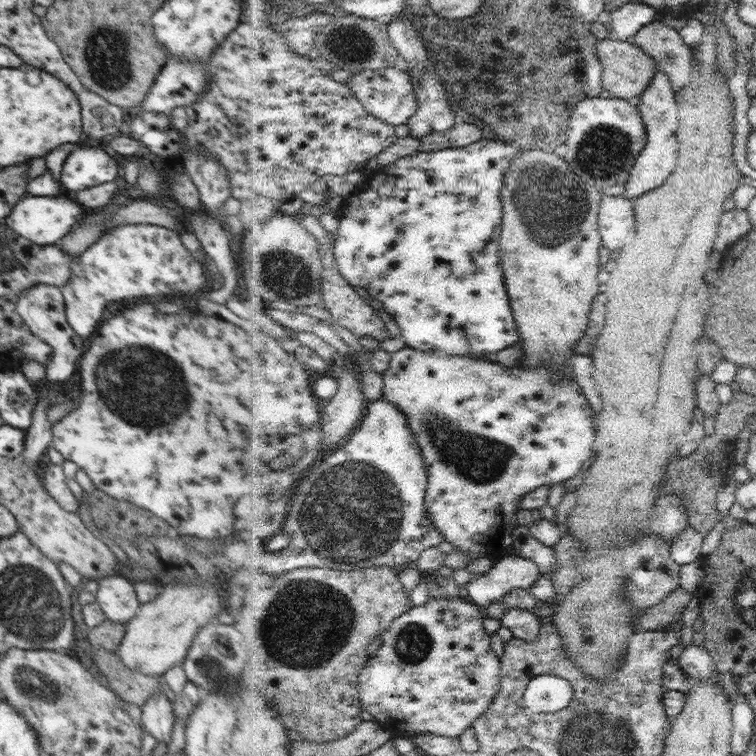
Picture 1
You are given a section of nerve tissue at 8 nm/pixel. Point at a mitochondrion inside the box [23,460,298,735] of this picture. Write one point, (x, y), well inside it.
(214, 667)

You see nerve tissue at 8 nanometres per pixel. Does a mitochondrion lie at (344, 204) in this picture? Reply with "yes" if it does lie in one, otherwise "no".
no

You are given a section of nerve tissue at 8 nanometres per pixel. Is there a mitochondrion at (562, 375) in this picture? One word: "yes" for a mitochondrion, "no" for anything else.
no

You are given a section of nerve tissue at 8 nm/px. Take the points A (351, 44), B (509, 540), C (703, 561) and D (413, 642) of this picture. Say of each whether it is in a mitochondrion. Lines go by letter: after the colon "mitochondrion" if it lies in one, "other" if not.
A: mitochondrion
B: other
C: other
D: mitochondrion

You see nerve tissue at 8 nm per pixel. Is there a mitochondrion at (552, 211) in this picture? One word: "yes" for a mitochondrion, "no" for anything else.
yes

